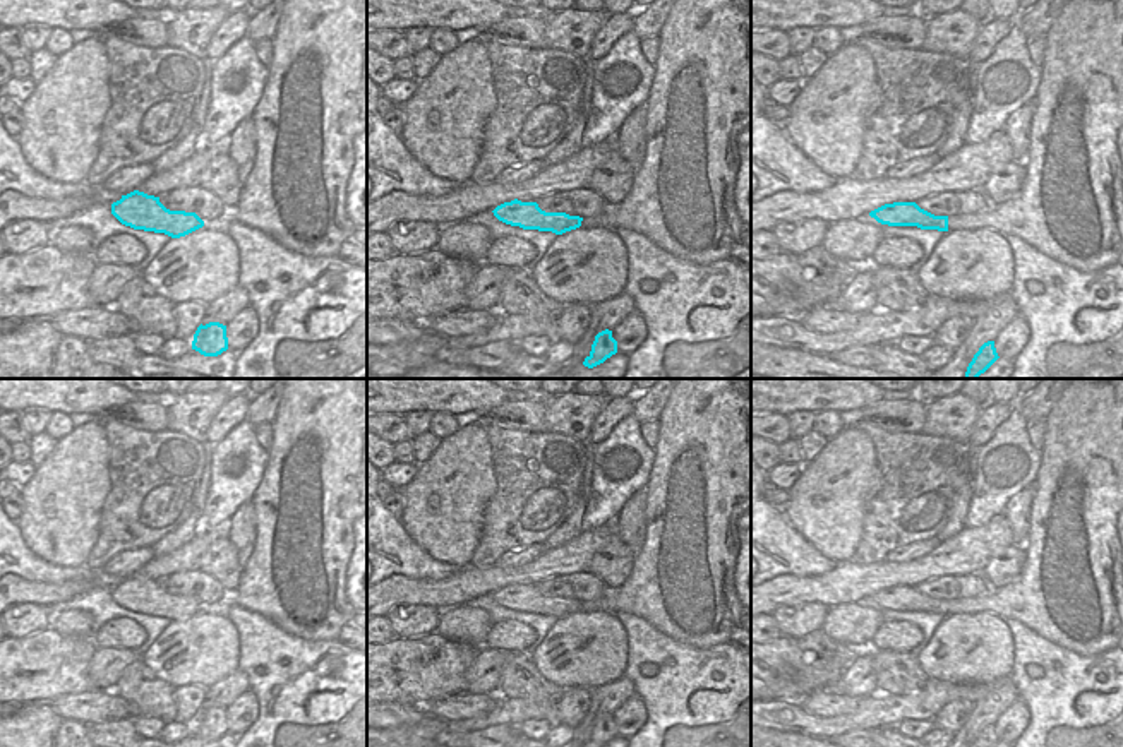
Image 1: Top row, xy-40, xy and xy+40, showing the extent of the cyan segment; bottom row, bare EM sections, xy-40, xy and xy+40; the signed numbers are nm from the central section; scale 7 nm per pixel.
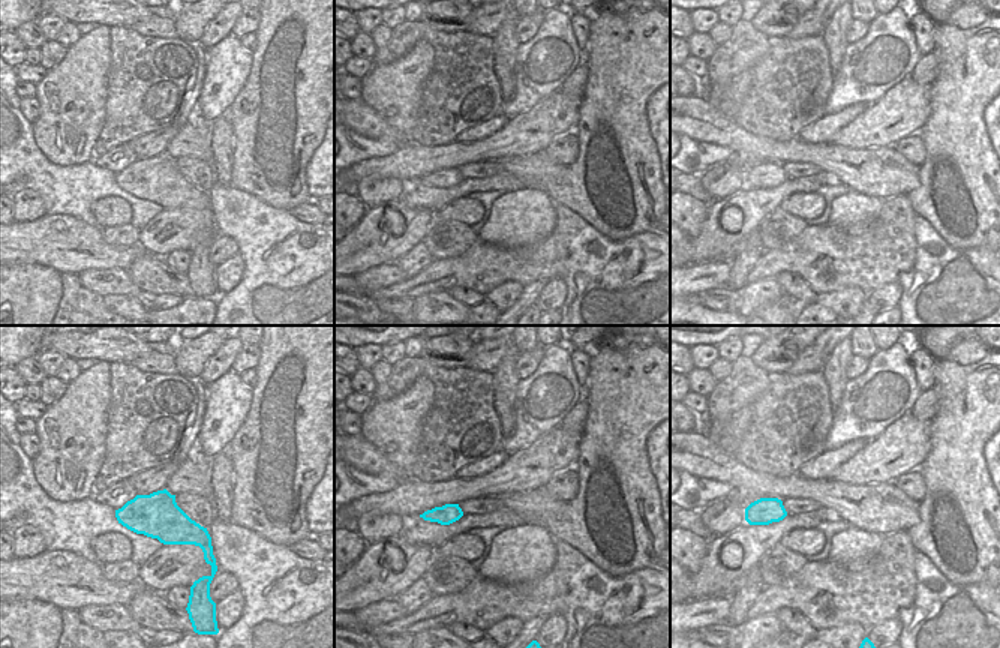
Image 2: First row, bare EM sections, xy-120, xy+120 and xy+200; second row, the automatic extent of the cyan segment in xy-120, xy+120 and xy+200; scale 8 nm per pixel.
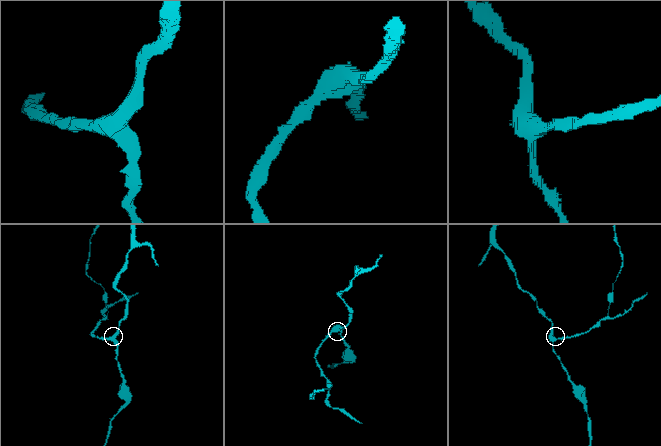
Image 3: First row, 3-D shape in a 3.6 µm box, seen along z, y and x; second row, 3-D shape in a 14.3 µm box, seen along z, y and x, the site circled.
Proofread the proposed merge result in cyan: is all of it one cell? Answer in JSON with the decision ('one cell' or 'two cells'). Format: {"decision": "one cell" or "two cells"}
{"decision": "one cell"}

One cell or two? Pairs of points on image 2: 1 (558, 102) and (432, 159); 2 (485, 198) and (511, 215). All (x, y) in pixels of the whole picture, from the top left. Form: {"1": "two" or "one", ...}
{"1": "one", "2": "two"}

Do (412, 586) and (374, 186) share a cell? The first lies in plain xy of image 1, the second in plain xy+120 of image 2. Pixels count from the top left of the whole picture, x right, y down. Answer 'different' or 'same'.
different

